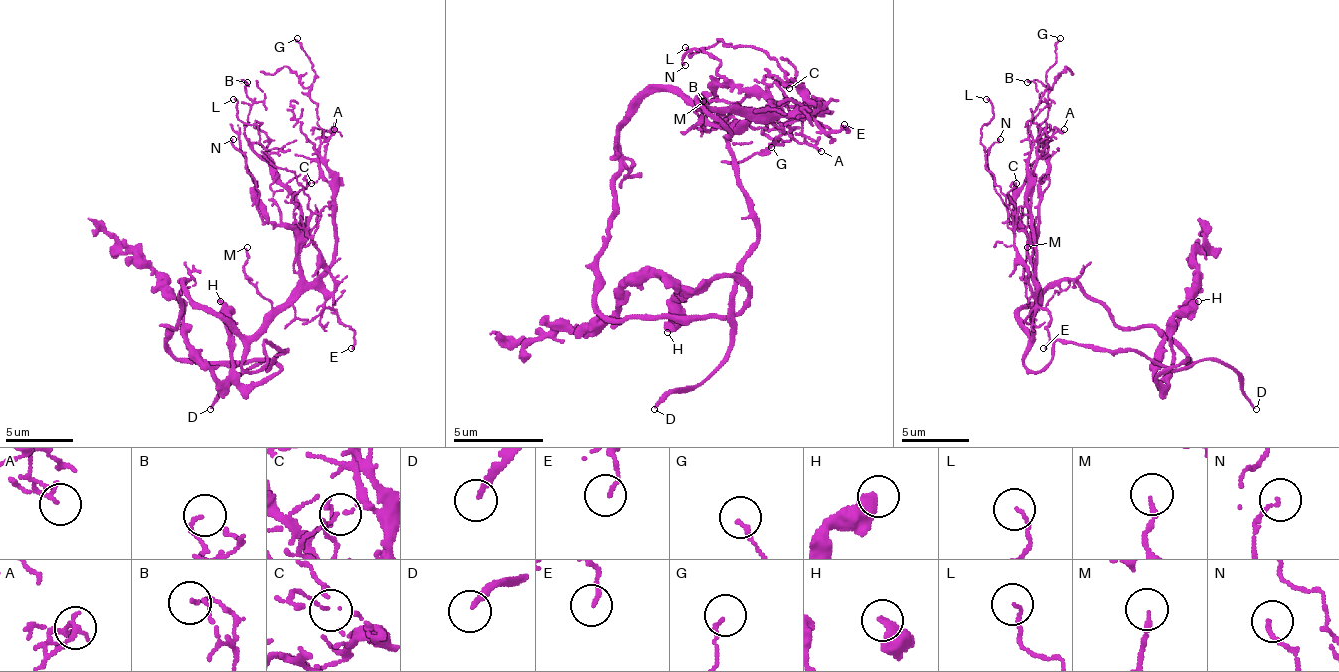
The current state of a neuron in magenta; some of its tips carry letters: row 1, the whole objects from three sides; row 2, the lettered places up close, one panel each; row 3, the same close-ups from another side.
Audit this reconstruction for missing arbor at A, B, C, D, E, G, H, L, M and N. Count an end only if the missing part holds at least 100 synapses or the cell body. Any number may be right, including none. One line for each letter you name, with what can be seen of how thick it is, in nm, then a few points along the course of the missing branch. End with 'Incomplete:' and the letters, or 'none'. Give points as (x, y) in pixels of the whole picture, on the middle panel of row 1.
D: Thickness 170 nm
Incomplete: D

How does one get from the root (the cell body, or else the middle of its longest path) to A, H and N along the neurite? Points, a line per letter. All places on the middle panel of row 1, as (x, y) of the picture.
A: (731, 133), (699, 97), (708, 106), (771, 115), (821, 115), (817, 106), (803, 115), (803, 133), (821, 151)
H: (731, 133), (731, 165), (758, 219), (758, 246), (740, 269), (740, 282), (713, 278), (676, 300), (667, 332)
N: (731, 133), (699, 97), (753, 115), (771, 106), (726, 83), (703, 47), (685, 65)

